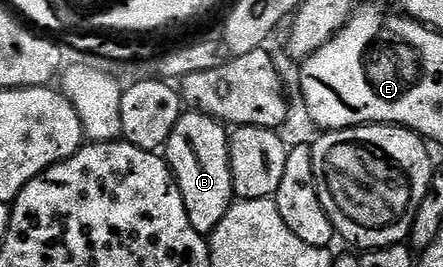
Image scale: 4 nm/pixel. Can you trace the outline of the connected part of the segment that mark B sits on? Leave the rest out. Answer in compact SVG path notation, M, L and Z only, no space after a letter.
M189 109L181 114L178 124L174 124L166 147L166 161L182 192L186 216L190 216L190 224L194 224L197 232L205 236L222 224L222 216L226 216L234 201L229 137L225 123L201 114L199 110Z

